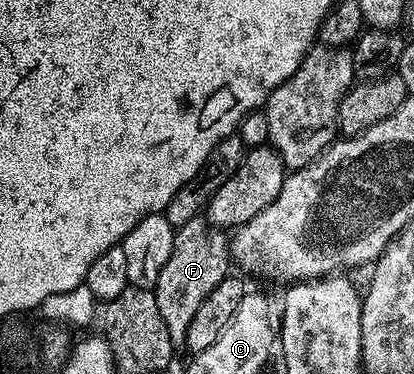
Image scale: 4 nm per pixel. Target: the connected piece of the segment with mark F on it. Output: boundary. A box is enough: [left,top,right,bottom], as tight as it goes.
[154,218,230,345]

